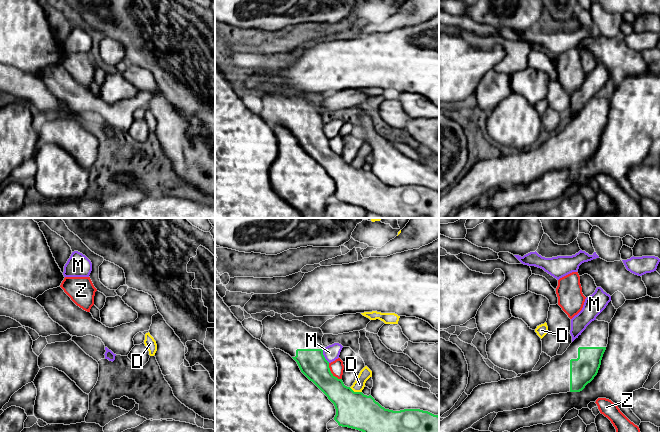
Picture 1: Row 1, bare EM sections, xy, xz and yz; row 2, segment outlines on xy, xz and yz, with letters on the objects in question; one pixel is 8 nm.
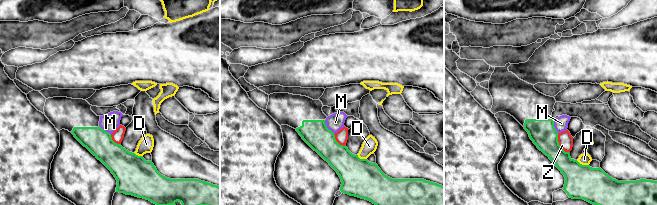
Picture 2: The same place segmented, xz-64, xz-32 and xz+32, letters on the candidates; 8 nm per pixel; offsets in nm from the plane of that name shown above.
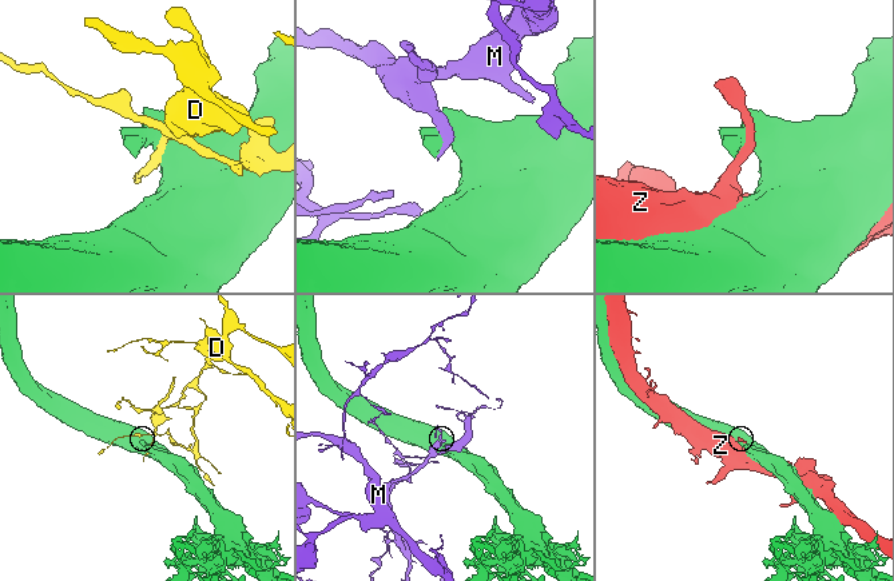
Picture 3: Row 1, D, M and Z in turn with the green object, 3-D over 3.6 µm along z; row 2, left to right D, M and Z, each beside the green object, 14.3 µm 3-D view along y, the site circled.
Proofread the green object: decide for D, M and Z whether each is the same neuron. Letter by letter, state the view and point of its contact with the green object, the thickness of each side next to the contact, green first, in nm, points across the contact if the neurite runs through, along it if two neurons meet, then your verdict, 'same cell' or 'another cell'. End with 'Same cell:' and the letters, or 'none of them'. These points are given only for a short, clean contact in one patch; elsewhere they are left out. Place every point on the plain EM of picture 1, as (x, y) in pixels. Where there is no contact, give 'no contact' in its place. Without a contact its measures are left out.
D: meets green in xz at (355, 168); 300 nm thick on the green side, 90 nm on the other; border along xz (349, 163), (354, 167), (361, 168); another cell
M: meets green in xz at (323, 132); 220 nm thick on the green side, 120 nm on the other; border along xz (322, 125), (323, 132), (329, 138); another cell
Z: meets green in xz at (331, 149); 220 nm thick on the green side, 110 nm on the other; another cell
Same cell: none of them

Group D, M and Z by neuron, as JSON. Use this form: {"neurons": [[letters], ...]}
{"neurons": [["D"], ["M"], ["Z"]]}

